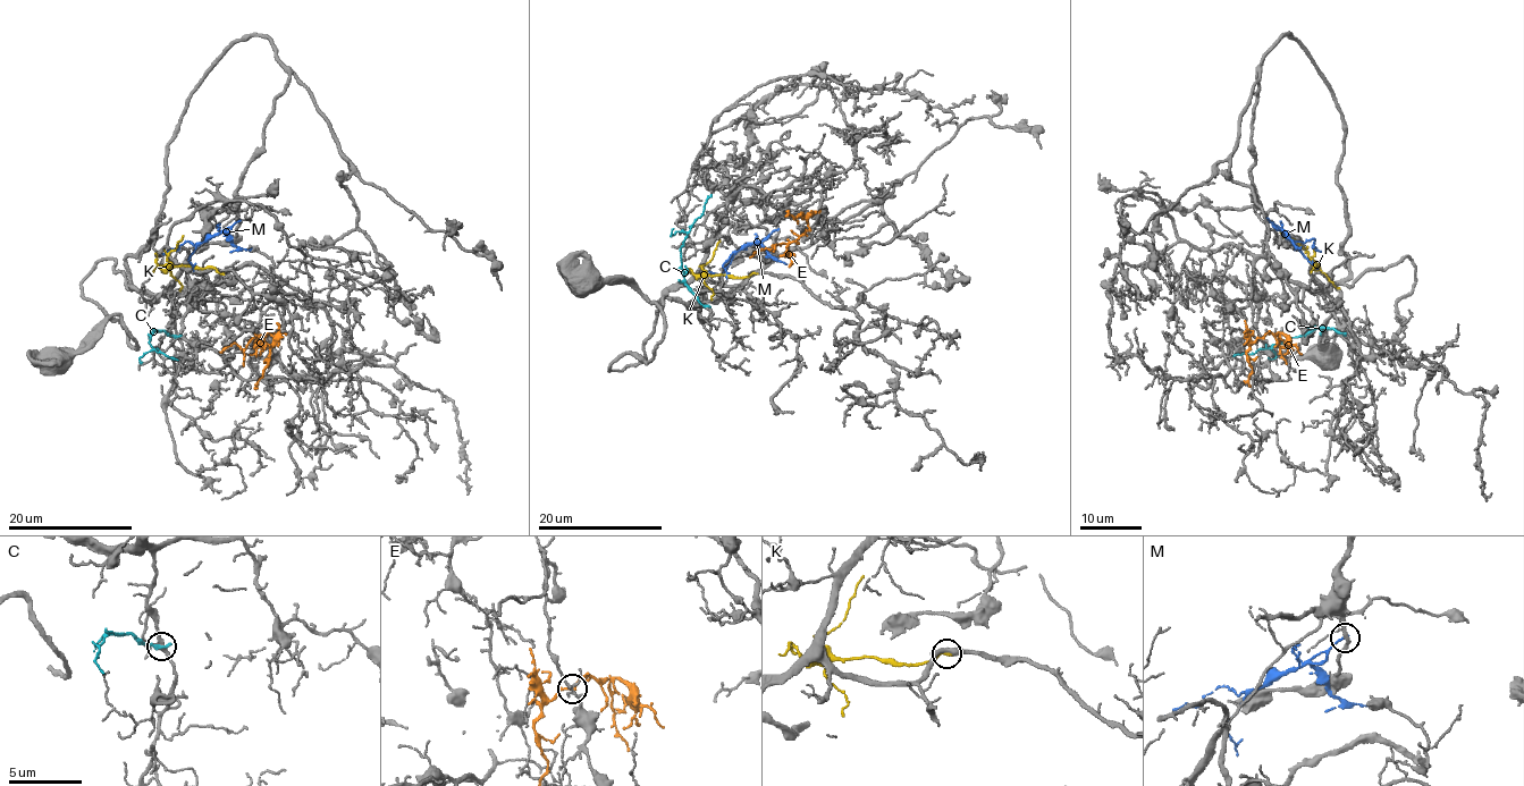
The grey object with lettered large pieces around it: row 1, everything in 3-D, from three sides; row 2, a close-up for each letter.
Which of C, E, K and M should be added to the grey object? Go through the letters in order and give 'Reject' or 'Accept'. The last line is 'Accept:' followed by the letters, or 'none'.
C: Reject
E: Reject
K: Accept
M: Reject
Accept: K

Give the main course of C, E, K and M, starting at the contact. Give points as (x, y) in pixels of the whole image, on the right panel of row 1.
C: (1345, 335), (1332, 328), (1314, 328), (1285, 343), (1251, 354), (1232, 356)
E: (1263, 338), (1268, 334), (1278, 335), (1281, 346), (1285, 341), (1294, 351)
K: (1311, 272), (1316, 263), (1308, 252), (1280, 233)
M: (1268, 218), (1291, 241), (1314, 238), (1313, 247), (1321, 251)

